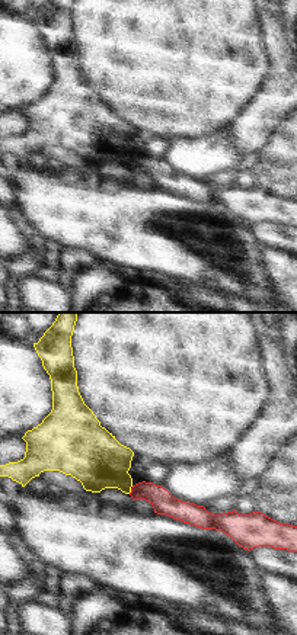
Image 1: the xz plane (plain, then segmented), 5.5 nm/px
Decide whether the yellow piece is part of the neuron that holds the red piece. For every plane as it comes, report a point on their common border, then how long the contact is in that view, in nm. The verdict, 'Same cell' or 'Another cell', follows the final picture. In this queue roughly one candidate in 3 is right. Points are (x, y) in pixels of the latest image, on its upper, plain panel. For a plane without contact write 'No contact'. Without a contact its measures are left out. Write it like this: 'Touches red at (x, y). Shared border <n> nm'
Touches red at (131, 166). Shared border 40 nm

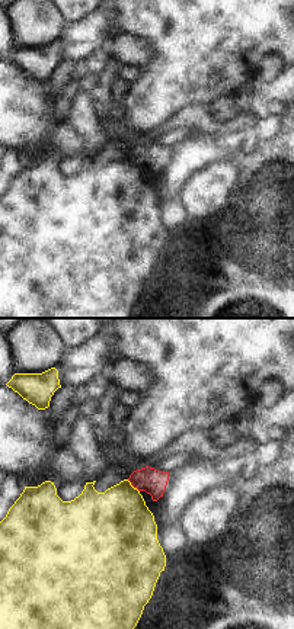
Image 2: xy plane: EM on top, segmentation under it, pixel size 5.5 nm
Touches red at (133, 160). Shared border 100 nm

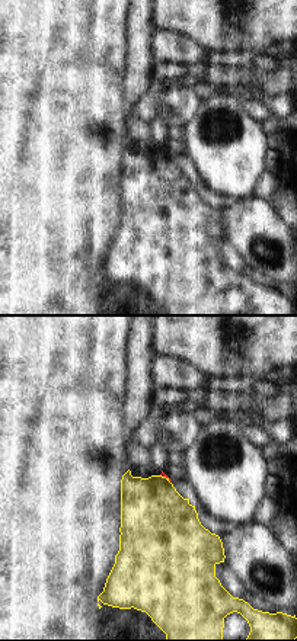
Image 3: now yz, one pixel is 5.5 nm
Touches red at (165, 150). Shared border 70 nm

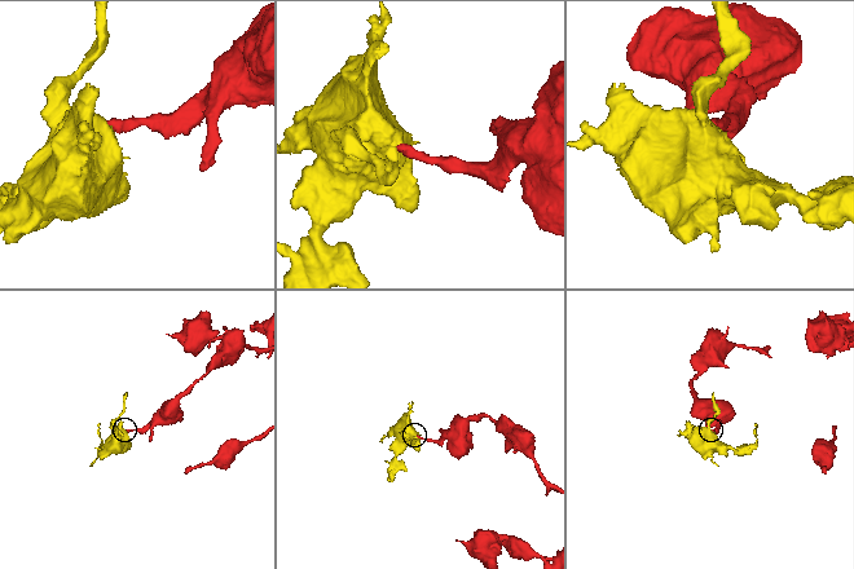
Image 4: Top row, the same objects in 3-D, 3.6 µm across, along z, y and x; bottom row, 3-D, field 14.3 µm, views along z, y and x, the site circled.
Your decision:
Another cell

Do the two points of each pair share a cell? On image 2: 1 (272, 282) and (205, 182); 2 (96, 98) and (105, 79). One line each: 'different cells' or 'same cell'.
1: different cells
2: same cell

